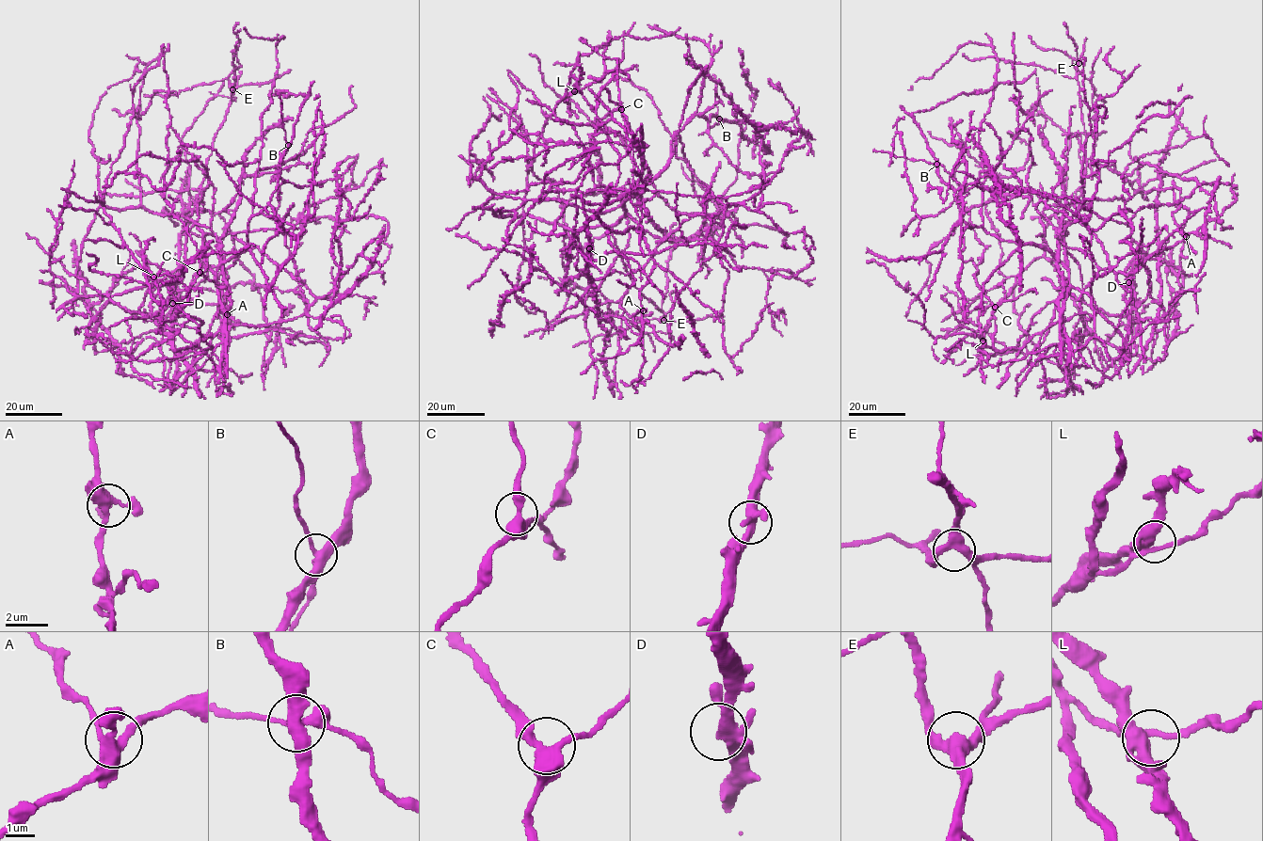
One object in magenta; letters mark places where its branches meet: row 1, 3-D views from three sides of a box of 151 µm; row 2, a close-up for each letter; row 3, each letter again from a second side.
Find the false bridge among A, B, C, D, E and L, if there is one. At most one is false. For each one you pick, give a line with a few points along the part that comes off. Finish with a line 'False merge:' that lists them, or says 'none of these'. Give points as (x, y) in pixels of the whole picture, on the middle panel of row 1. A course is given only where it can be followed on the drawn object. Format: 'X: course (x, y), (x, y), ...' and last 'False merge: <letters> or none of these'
B: course (719, 119), (712, 75)
False merge: B

